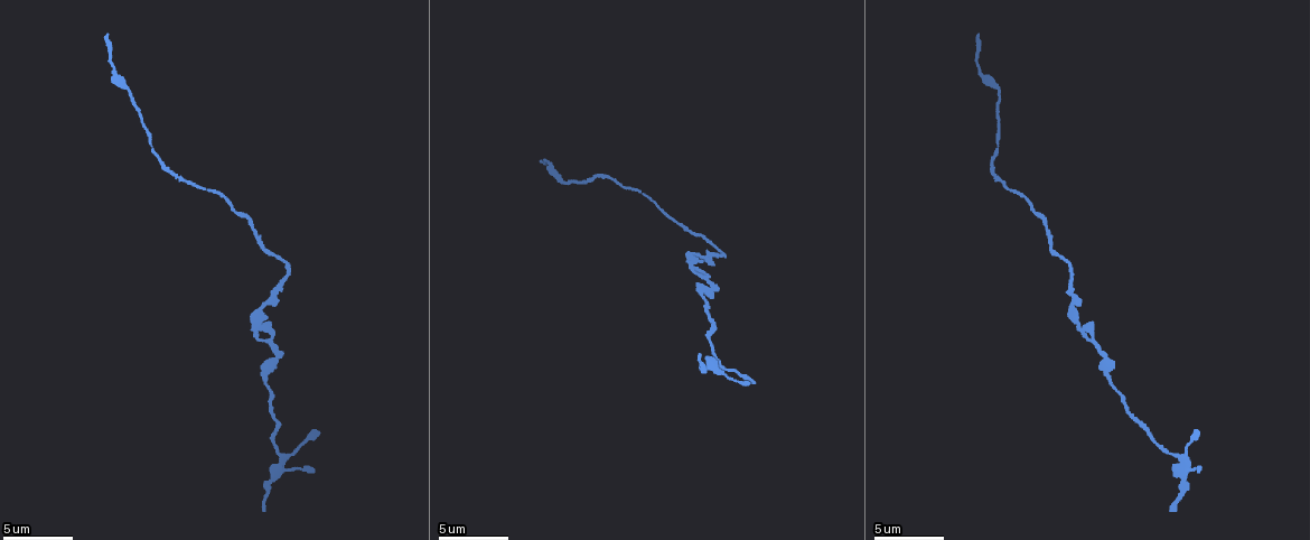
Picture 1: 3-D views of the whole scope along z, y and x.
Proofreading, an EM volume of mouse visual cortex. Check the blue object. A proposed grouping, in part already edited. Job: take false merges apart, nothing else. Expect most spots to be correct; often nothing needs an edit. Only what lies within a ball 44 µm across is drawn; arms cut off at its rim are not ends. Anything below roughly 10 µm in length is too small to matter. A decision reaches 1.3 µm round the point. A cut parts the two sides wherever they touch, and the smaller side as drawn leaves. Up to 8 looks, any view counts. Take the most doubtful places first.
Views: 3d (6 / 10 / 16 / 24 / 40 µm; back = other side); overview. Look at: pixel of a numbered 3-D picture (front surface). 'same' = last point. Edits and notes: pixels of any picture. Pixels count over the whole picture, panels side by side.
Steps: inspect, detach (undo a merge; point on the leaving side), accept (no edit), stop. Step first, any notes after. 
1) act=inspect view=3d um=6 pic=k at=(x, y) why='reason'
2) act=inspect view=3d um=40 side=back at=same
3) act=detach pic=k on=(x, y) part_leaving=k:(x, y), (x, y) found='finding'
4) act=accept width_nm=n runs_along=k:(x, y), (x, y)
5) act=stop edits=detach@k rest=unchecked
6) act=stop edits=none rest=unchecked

act=inspect view=3d um=10 pic=1 at=(1064, 256)

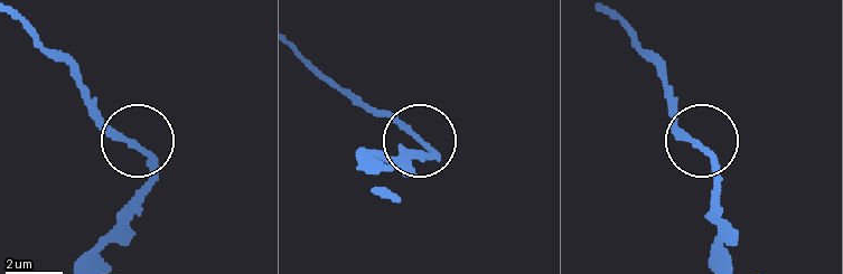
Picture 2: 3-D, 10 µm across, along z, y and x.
act=accept width_nm=170 runs_along=2:(414, 136), (391, 115), (364, 107) found='all the same cell'

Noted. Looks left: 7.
act=inspect view=3d um=10 pic=1 at=(1111, 378) why='sudden change in width'

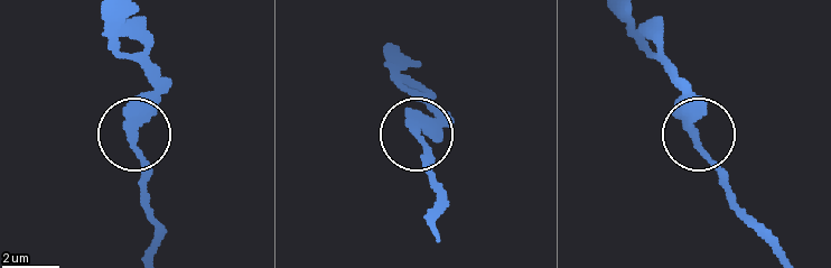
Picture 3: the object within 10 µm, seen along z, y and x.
act=inspect view=3d um=10 side=back pic=3 at=(694, 133)

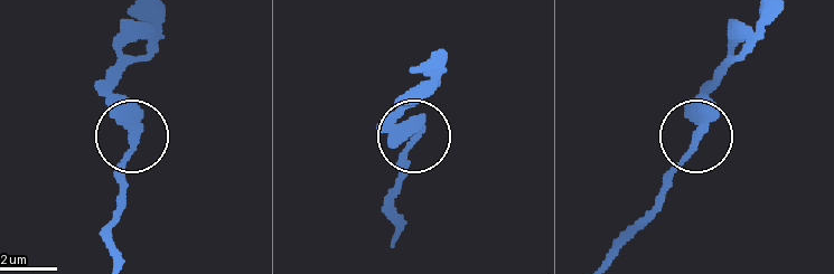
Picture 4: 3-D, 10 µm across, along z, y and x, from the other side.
act=accept runs_along=4:(139, 18), (118, 83), (130, 154), (118, 210) found='all the same cell'

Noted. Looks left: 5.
act=inspect view=3d um=10 pic=1 at=(1161, 445) why='calibre changes'

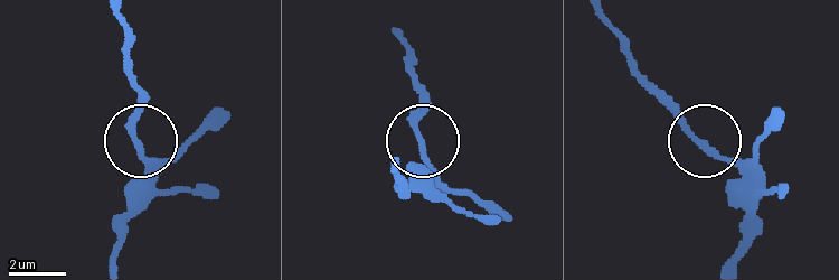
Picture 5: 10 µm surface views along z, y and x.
act=accept runs_along=5:(600, 19), (633, 70), (761, 190) found='all the same cell'

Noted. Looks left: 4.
act=inspect view=3d um=10 pic=1 at=(998, 97) why='thick turns thin'

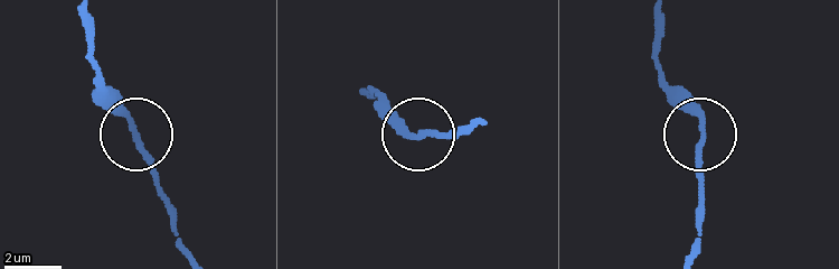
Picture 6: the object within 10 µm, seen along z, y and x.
act=accept runs_along=6:(694, 251), (701, 229), (701, 128), (660, 80) found='all the same cell'

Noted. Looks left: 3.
act=stop edits=none rest=unchecked

